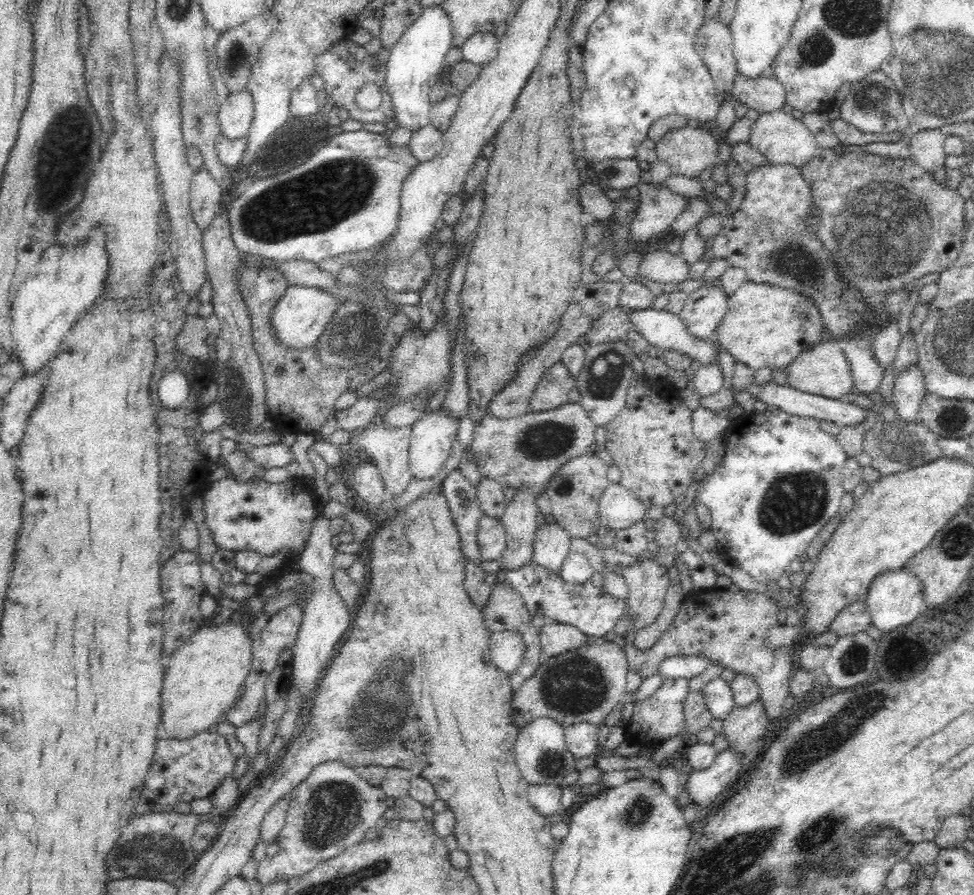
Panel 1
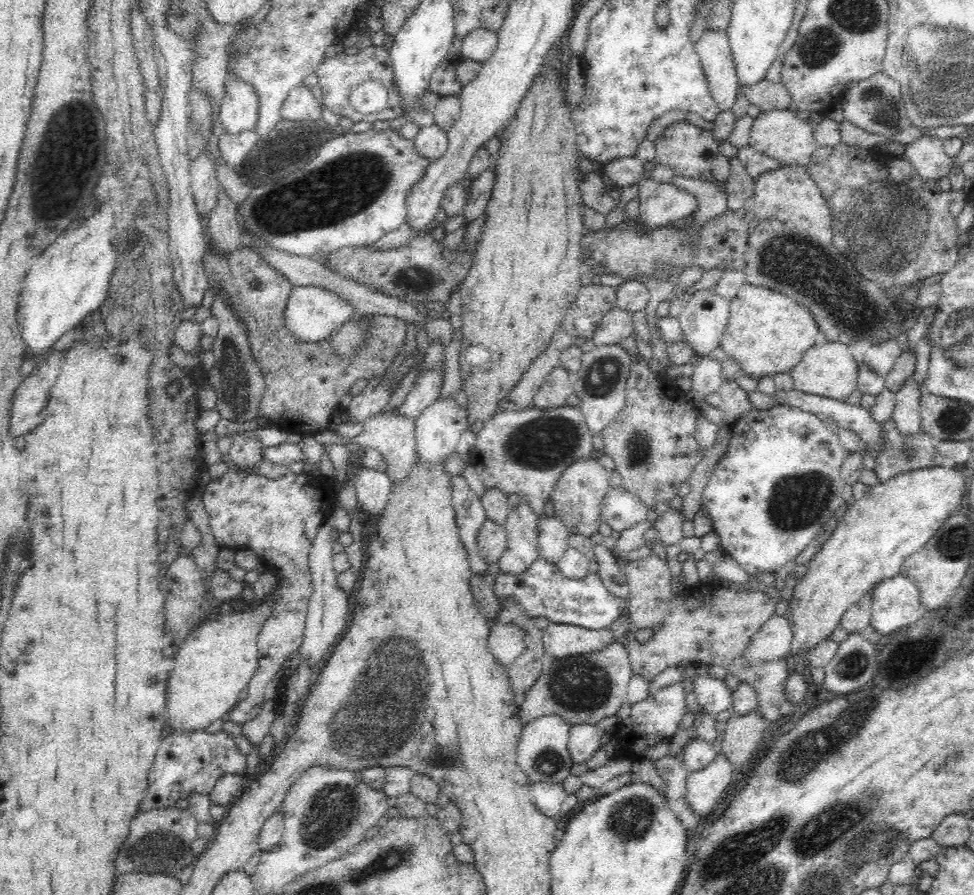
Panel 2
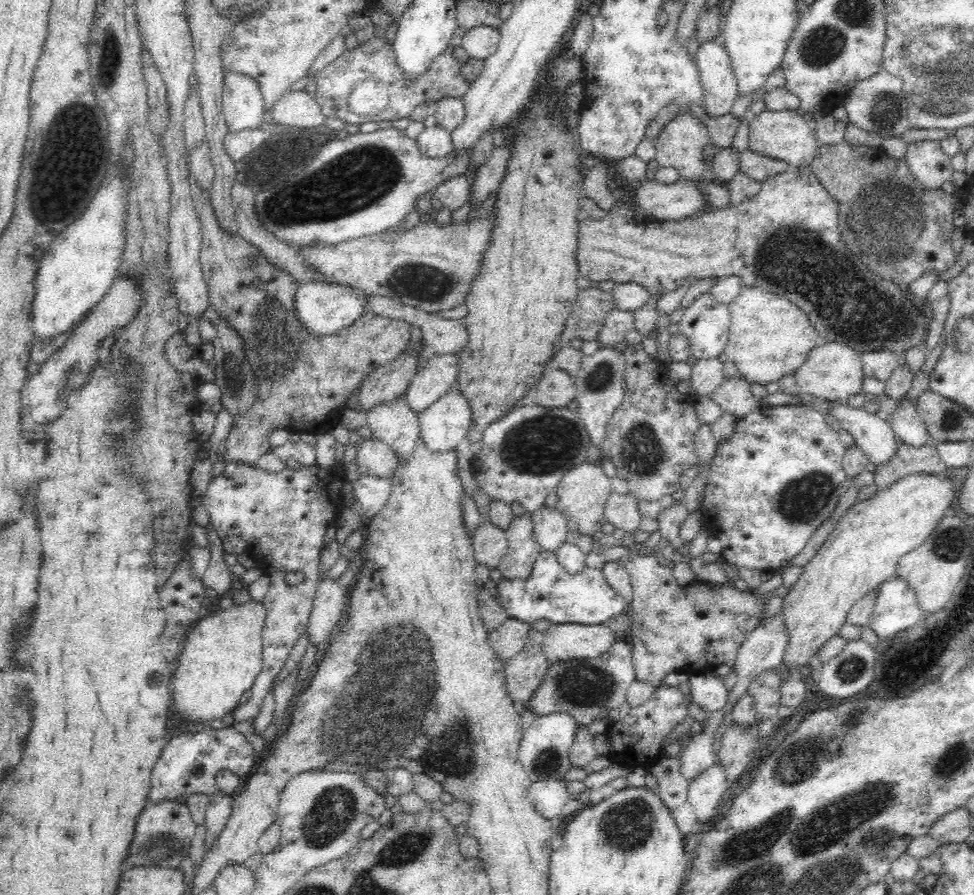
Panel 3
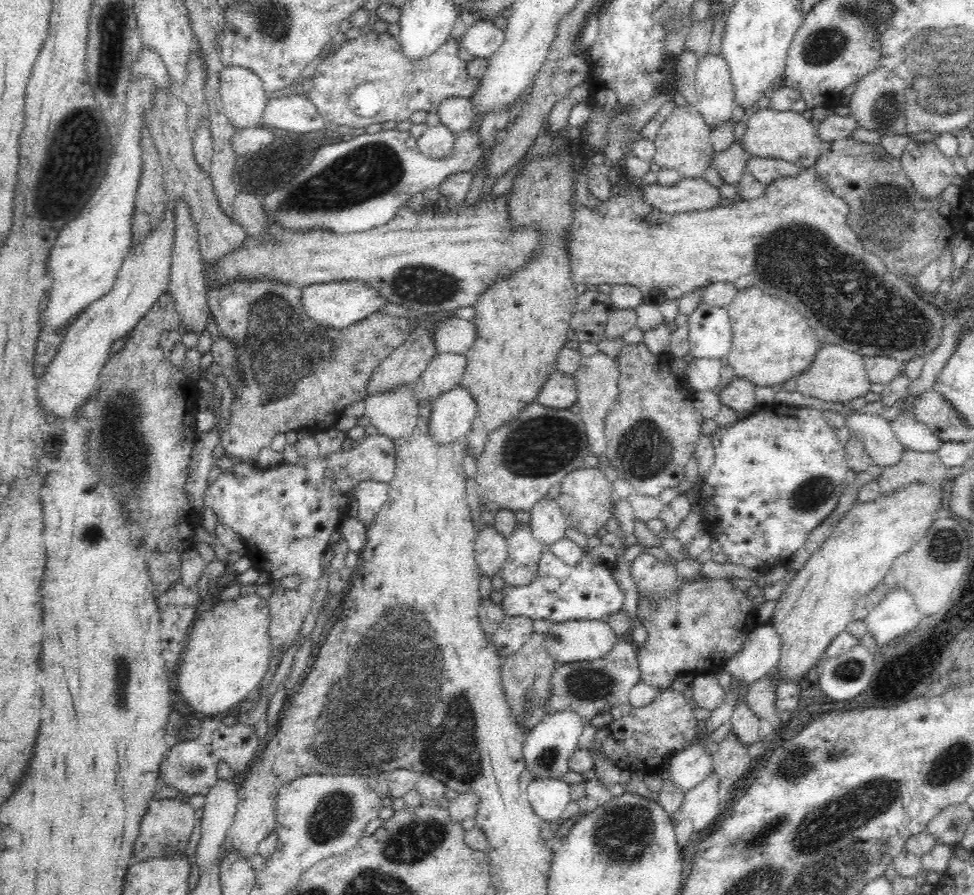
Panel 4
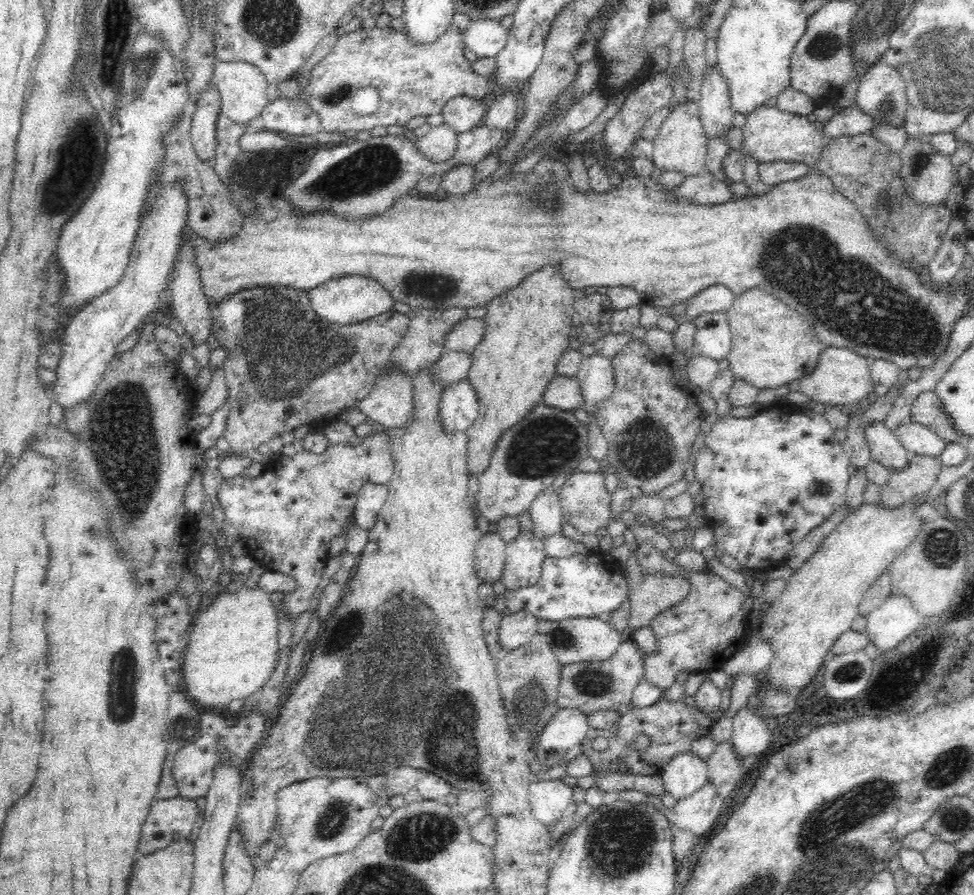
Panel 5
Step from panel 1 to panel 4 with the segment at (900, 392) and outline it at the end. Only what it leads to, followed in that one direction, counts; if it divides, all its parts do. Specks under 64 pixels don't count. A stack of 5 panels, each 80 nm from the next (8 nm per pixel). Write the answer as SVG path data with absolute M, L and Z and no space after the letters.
M912 409L901 412L889 423L897 439L910 450L934 452L942 444L923 422L916 420Z

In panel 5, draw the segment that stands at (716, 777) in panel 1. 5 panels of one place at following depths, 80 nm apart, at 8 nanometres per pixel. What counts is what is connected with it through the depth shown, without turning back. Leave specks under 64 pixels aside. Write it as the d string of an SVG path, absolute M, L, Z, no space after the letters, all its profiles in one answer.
M708 780L695 794L680 799L674 808L666 808L660 796L647 795L656 809L661 811L678 828L692 831L697 837L712 831L714 822L724 808L725 801Z

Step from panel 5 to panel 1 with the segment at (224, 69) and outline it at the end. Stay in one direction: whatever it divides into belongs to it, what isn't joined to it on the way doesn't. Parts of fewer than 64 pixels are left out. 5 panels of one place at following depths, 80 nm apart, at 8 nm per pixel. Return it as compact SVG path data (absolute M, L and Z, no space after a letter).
M248 90L225 96L217 114L221 134L230 140L246 137L253 112L254 102Z

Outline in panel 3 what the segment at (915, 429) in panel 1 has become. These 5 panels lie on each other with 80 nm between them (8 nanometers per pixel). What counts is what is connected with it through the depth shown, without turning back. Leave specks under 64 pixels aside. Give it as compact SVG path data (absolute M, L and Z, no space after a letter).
M898 440L896 452L874 470L877 488L888 488L907 474L946 474L947 464L939 457L935 444L912 446Z

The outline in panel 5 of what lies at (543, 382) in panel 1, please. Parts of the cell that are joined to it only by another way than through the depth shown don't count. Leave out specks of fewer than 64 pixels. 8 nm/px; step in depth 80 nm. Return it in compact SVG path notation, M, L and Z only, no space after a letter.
M554 375L544 390L541 402L565 411L574 411L581 407L582 393L576 376Z

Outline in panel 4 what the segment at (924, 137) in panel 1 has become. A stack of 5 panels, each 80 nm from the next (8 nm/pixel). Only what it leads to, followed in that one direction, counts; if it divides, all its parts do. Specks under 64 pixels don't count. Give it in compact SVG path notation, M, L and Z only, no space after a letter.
M910 140L900 160L908 179L924 198L941 194L956 175L953 159L944 157L935 141Z

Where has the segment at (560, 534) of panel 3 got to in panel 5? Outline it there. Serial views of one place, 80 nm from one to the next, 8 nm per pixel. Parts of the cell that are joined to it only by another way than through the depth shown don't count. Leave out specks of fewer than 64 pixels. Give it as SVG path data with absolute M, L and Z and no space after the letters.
M552 487L539 494L529 510L532 515L532 532L540 540L563 534L563 513L558 493Z

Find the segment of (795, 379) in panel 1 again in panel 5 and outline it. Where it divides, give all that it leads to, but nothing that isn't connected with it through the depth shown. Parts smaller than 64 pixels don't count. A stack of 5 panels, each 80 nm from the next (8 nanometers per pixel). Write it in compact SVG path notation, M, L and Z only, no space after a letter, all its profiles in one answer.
M824 346L818 362L810 374L797 379L799 391L811 400L836 407L837 405L863 405L866 397L874 390L874 381L870 376L867 357L860 356L846 348Z

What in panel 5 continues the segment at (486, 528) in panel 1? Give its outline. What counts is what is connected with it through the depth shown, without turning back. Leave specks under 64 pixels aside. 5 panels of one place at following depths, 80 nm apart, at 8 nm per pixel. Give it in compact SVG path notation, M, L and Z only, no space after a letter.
M487 532L479 538L475 549L475 566L481 583L491 584L501 579L506 561L506 544L496 532Z

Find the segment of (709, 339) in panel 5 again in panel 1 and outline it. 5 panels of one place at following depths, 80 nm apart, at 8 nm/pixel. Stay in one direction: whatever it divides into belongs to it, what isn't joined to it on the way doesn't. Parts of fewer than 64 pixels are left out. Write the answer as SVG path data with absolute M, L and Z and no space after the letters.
M706 284L688 295L682 311L677 315L686 330L702 340L709 340L727 310L727 298L717 284Z

